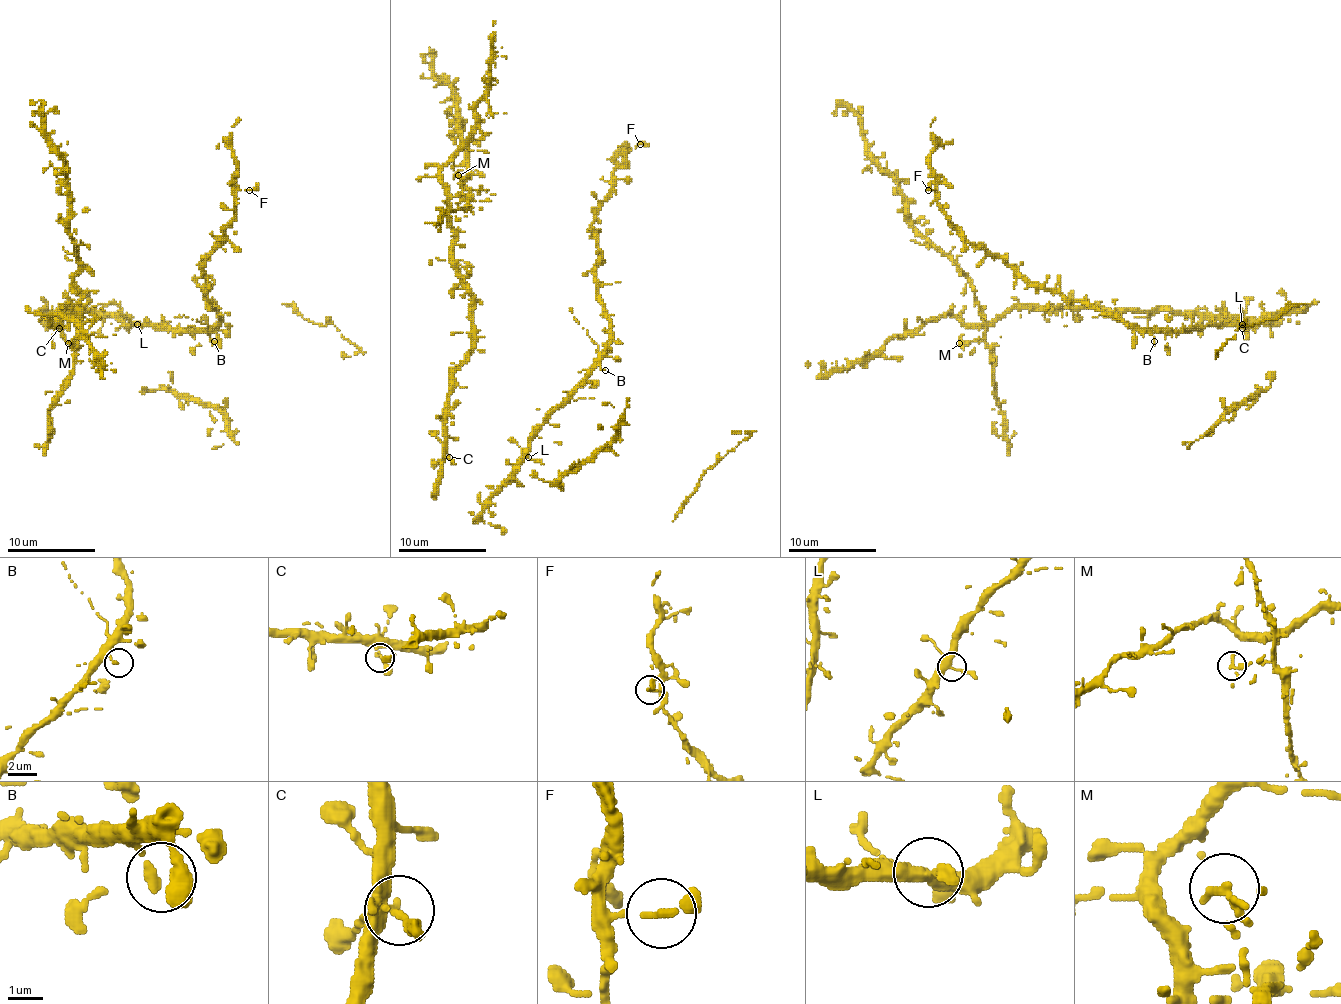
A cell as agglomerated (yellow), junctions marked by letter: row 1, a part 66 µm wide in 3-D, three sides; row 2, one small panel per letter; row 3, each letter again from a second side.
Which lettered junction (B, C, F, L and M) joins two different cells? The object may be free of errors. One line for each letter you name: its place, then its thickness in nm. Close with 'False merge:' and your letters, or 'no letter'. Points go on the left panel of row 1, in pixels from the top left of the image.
M: place (68, 343); calibre 190 nm
False merge: M

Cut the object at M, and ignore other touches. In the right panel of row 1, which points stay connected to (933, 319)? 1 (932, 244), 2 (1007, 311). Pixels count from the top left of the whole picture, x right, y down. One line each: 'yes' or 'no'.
1: no
2: yes

